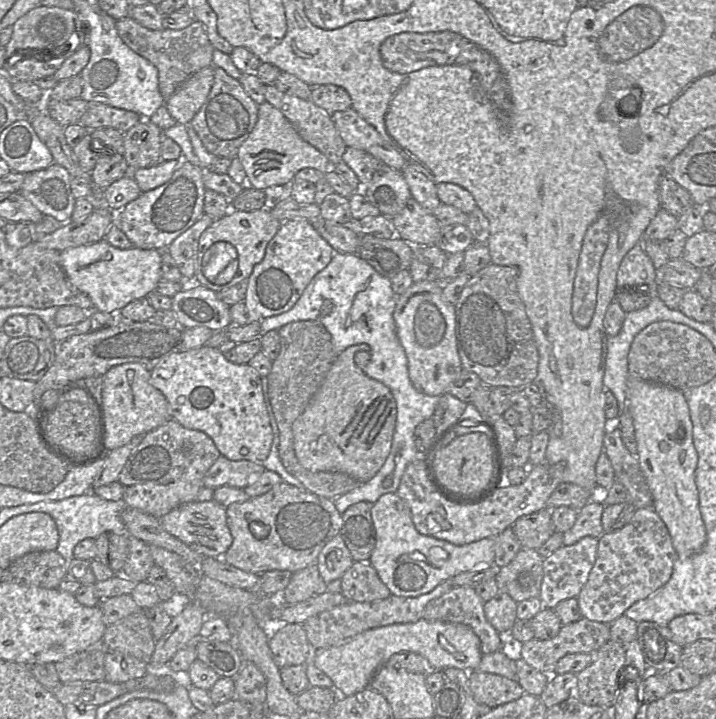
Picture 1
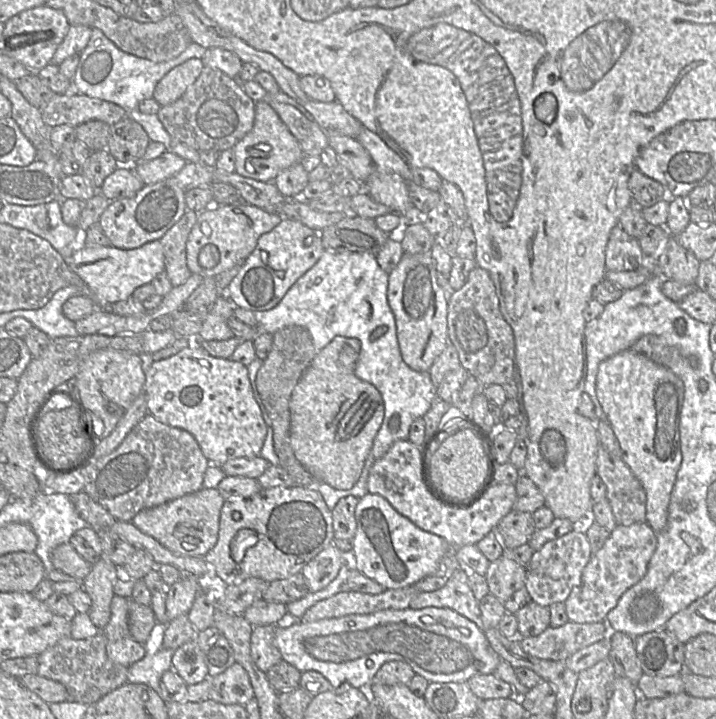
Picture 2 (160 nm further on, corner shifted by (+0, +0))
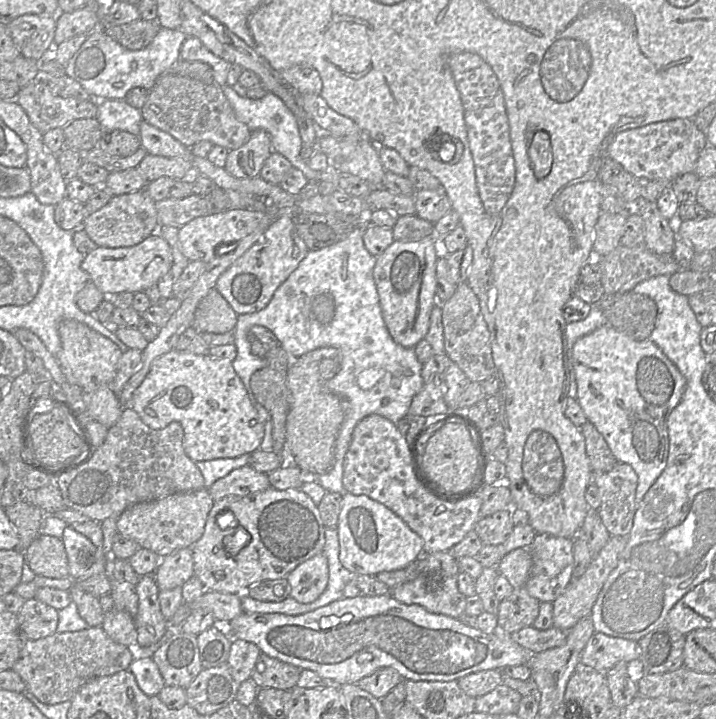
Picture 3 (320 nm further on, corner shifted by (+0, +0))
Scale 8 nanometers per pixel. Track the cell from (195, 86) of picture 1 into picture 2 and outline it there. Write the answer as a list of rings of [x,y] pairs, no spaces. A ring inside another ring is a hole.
[[[190,58],[174,67],[157,83],[153,99],[160,106],[177,101],[201,74],[204,64],[201,59]]]

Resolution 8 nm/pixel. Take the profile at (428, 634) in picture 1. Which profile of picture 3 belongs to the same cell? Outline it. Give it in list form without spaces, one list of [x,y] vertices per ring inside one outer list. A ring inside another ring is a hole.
[[[390,594],[342,598],[312,612],[296,616],[243,612],[226,623],[226,631],[232,639],[251,642],[263,654],[299,669],[311,670],[328,684],[337,686],[356,684],[376,670],[387,667],[395,669],[404,680],[452,681],[482,670],[525,665],[535,654],[514,642],[509,635],[484,633],[474,624],[432,613],[419,605],[403,604]]]

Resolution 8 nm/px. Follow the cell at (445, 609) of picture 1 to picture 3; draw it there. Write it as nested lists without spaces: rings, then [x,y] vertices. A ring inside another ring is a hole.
[[[435,552],[423,554],[419,558],[419,565],[419,575],[414,580],[392,589],[390,595],[403,604],[419,605],[432,613],[454,618],[466,616],[466,596],[459,592],[457,584],[460,572],[458,560],[449,552]]]

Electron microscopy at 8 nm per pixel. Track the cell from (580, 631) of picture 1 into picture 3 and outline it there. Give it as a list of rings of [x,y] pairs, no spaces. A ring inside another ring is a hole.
[[[533,626],[524,627],[513,632],[509,637],[520,646],[533,653],[562,646],[566,642],[569,630],[551,627],[547,630],[539,630]]]

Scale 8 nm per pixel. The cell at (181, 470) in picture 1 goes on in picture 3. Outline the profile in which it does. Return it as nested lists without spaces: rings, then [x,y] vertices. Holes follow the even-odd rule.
[[[123,407],[120,419],[109,429],[104,443],[96,448],[91,461],[78,469],[54,477],[66,509],[101,522],[106,518],[118,518],[125,509],[136,503],[204,488],[203,475],[196,462],[185,453],[183,438],[184,430],[178,422],[171,422],[163,429],[152,429],[132,407]]]

